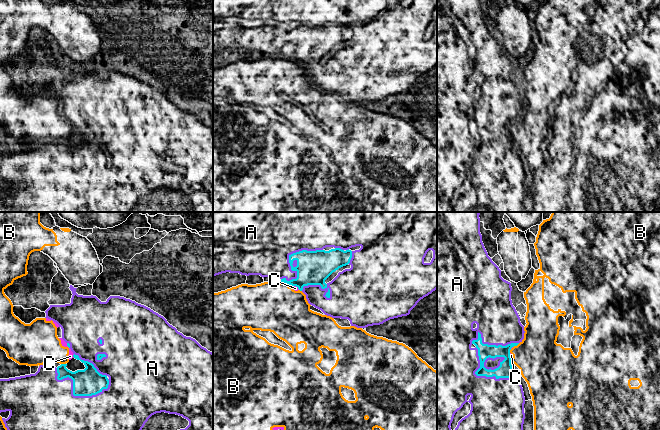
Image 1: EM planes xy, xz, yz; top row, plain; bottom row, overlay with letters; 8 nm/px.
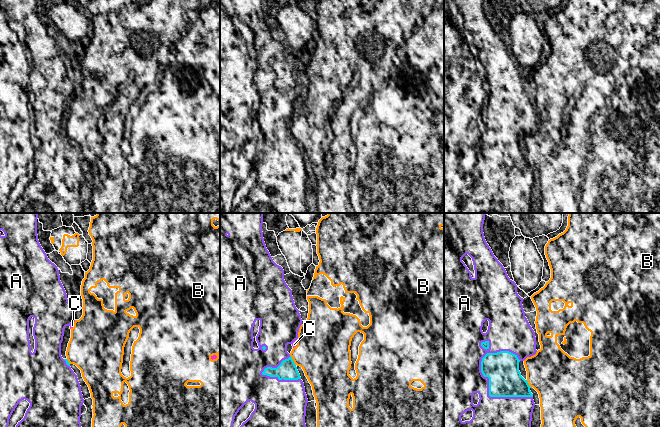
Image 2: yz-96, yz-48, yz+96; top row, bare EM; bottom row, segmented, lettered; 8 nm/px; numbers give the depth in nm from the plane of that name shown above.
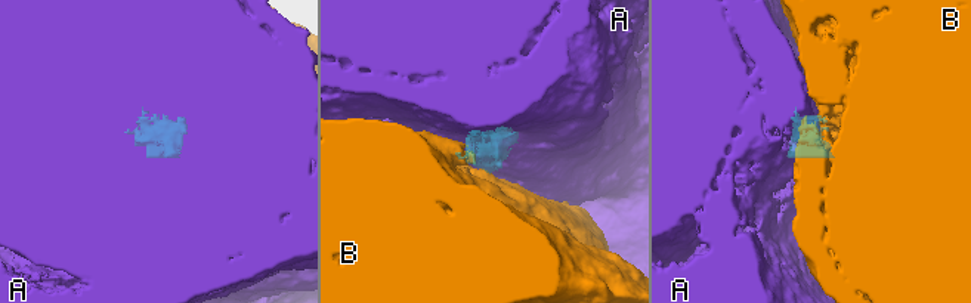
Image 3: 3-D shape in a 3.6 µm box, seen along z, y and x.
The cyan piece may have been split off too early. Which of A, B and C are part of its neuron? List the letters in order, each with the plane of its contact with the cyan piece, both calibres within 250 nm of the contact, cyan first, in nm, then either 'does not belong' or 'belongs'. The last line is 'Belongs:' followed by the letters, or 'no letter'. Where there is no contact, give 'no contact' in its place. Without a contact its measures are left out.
A: xz | 280/420 nm | belongs
B: xz | 260/400 nm | does not belong
C: xy | 220/50 nm | does not belong
Belongs: A

